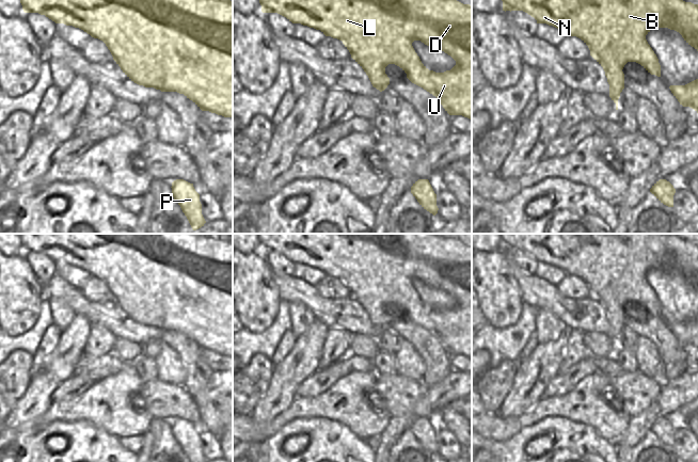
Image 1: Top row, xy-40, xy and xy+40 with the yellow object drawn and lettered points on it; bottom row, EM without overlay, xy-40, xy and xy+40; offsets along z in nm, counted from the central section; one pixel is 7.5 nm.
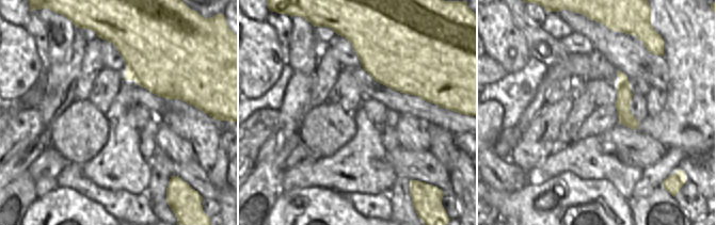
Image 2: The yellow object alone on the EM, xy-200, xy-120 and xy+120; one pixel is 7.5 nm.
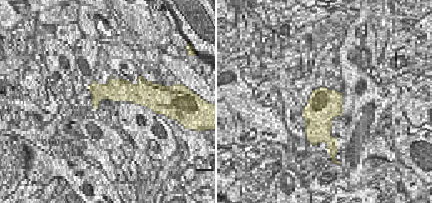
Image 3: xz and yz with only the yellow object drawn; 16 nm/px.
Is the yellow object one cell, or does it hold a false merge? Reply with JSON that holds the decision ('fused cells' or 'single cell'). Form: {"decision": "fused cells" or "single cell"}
{"decision": "single cell"}

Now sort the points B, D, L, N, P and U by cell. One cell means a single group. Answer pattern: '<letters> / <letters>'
B D L N P U

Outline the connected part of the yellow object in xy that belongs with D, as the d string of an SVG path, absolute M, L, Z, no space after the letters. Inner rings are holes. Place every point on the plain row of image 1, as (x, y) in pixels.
M259 234L259 242L261 244L263 252L277 252L286 256L292 262L301 262L310 267L320 269L326 275L331 275L342 280L345 286L349 289L351 297L364 308L372 325L380 331L384 330L390 323L390 317L385 313L385 306L388 303L395 303L407 313L407 317L412 322L423 326L435 335L449 354L462 354L472 359L472 244L463 243L457 239L438 237L432 234ZM414 280L421 280L433 288L444 290L456 300L456 304L450 309L446 309L444 312L429 309L422 302L419 296L415 291L412 285Z

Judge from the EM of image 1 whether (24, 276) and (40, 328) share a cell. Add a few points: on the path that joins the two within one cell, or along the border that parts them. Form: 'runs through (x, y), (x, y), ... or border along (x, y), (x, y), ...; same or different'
border along (43, 300), (37, 319), (25, 332), (18, 335); different

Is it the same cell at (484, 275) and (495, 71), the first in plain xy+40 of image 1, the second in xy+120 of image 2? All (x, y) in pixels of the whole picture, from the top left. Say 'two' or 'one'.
two

